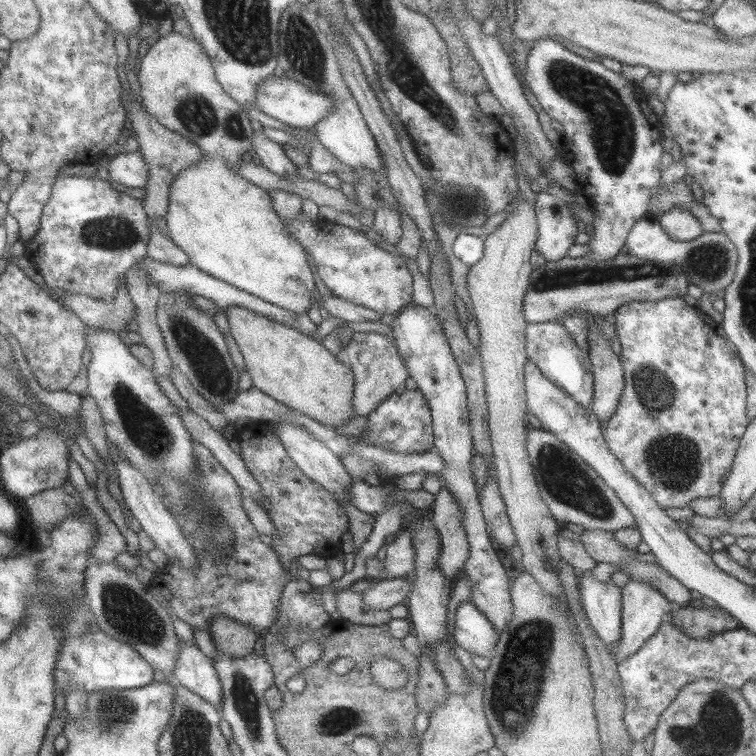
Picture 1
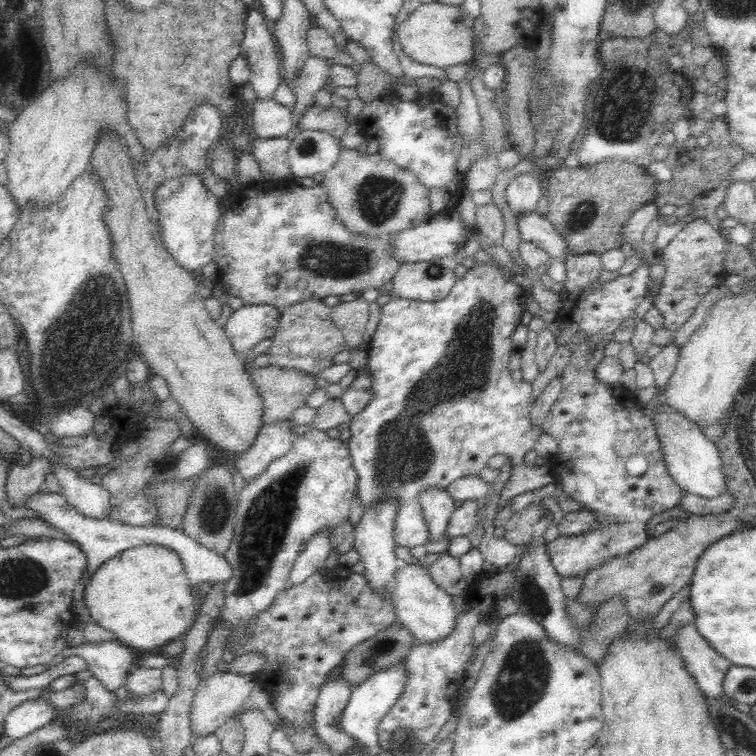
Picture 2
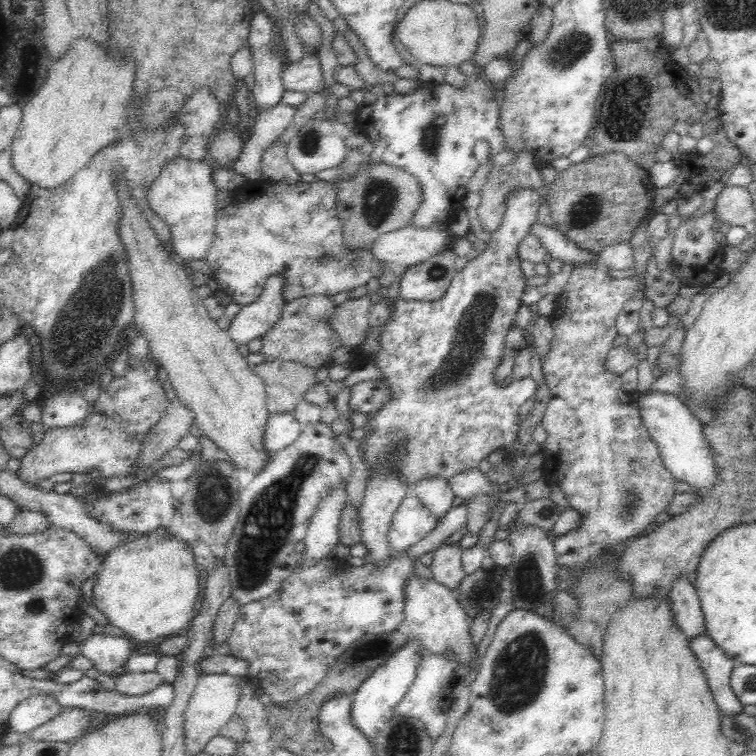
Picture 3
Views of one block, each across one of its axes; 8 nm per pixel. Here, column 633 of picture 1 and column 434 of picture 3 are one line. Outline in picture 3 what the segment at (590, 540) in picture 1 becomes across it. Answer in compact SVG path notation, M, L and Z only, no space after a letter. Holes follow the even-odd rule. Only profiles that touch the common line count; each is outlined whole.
M457 543L440 546L433 551L434 561L429 567L432 579L454 594L460 583L467 578L462 569L461 554L462 550L457 547Z

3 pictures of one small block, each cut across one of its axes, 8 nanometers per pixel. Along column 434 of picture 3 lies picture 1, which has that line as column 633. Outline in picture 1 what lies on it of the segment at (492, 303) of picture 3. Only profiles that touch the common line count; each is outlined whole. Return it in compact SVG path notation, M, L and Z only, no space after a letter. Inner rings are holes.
M664 298L660 301L629 301L618 306L613 312L615 332L617 333L624 374L624 387L618 398L617 406L605 422L598 422L606 446L615 459L627 470L631 477L651 496L651 499L664 511L667 508L683 508L687 502L697 498L711 498L719 495L723 482L729 474L739 440L748 424L746 417L746 386L744 383L744 365L716 322L695 306L690 306L683 298Z

